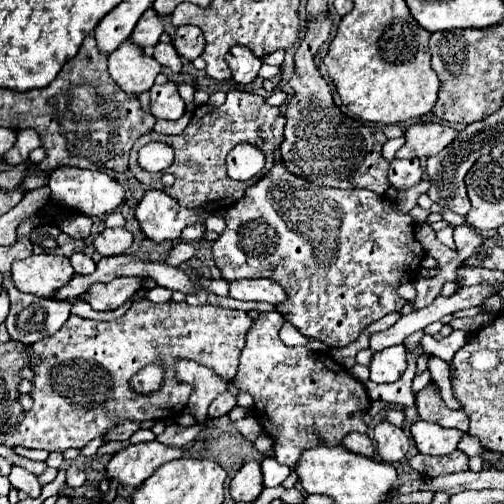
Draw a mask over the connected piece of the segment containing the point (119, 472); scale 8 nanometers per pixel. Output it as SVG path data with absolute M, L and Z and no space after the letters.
M141 442L129 444L119 450L107 464L107 476L119 480L123 486L137 488L147 480L161 464L181 458L183 448L165 446L161 442Z

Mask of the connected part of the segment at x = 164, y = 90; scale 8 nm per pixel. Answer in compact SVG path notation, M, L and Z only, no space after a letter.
M173 82L151 88L151 114L157 120L179 120L185 112L185 102Z

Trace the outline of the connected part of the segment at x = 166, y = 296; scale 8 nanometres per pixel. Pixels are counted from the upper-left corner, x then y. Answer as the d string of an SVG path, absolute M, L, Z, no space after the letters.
M156 286L148 291L147 298L156 304L164 303L171 300L172 293L172 290L163 288L162 286Z

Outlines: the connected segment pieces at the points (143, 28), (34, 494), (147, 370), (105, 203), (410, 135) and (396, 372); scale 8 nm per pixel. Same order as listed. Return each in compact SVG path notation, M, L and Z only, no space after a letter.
M149 8L137 22L133 34L131 34L131 40L145 48L145 46L155 46L159 42L159 36L163 34L163 24L161 24L161 18L157 16L157 12L153 8Z
M15 466L11 470L11 476L9 476L11 484L23 492L27 492L31 498L39 498L41 496L41 484L37 480L37 476L25 468L19 468Z
M149 364L131 378L131 390L137 394L151 394L163 386L165 370L161 364Z
M71 166L57 168L49 178L49 188L51 188L53 198L59 204L91 218L115 212L119 204L125 200L125 188L115 178L111 178L109 174L101 170L85 170L85 168L71 168Z
M413 124L405 128L405 144L397 150L397 158L429 158L457 138L457 130L445 124Z
M403 344L385 348L383 352L375 352L371 360L371 380L373 382L395 382L407 368L407 348Z

